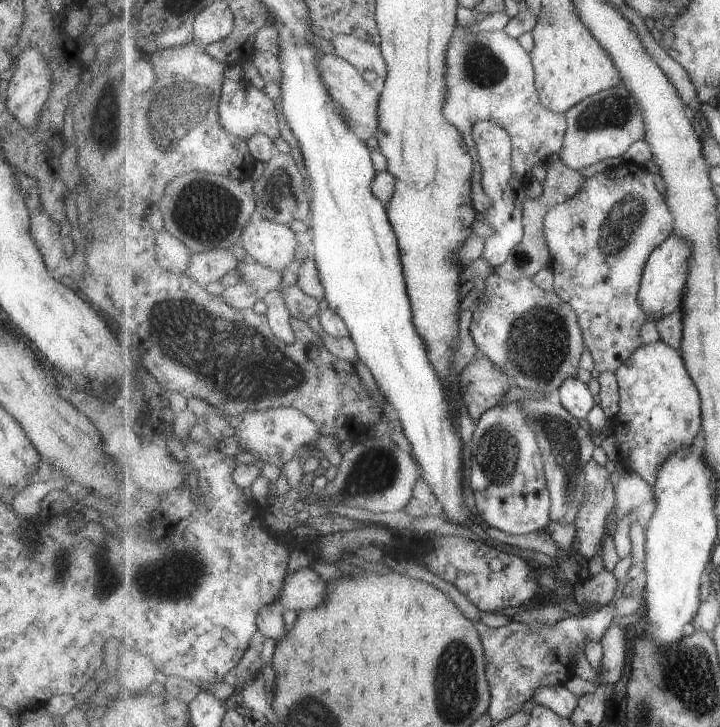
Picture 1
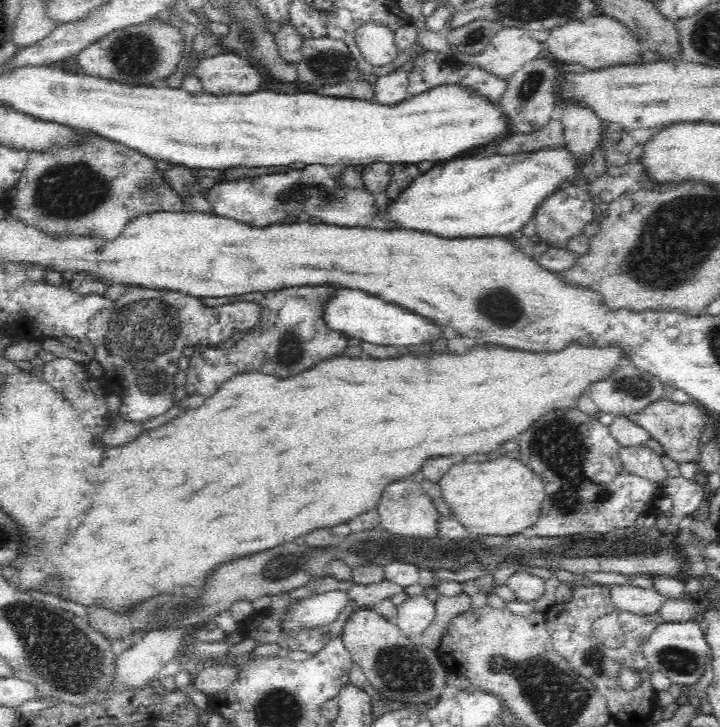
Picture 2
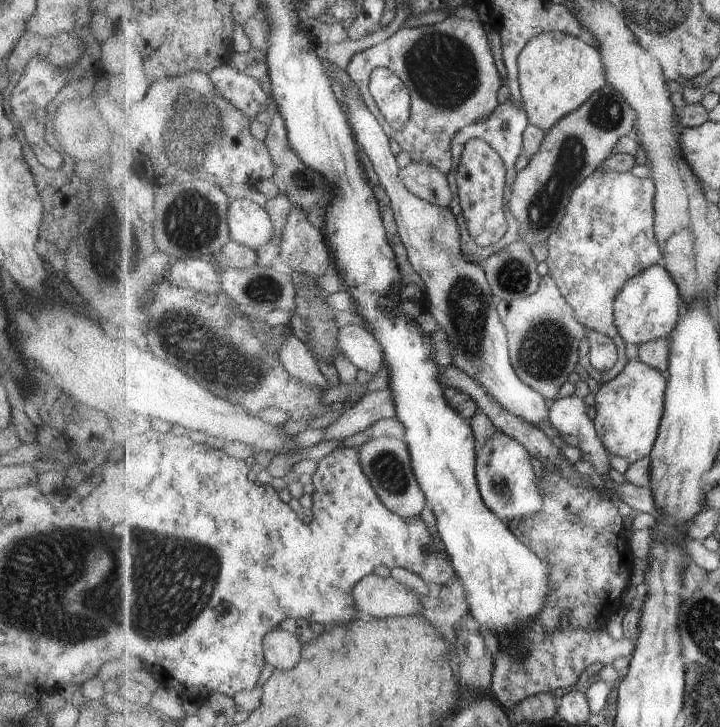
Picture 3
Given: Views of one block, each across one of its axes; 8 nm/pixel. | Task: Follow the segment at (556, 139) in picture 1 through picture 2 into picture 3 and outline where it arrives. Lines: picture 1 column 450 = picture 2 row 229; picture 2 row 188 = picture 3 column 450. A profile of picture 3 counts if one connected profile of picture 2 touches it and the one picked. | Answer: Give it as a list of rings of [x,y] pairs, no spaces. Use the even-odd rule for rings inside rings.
[[[450,15],[440,23],[421,25],[414,28],[399,28],[396,33],[382,43],[359,51],[351,58],[349,66],[345,68],[347,74],[350,74],[357,83],[357,87],[363,93],[366,103],[379,119],[387,136],[393,138],[401,146],[401,149],[411,156],[412,161],[429,163],[447,176],[455,168],[451,147],[453,137],[466,126],[477,123],[479,118],[486,117],[486,121],[500,106],[499,102],[497,102],[497,92],[499,92],[503,82],[501,82],[501,74],[497,70],[499,54],[497,53],[495,39],[489,37],[483,25],[484,22],[481,21],[462,19],[458,16]],[[379,67],[387,67],[395,74],[398,74],[410,90],[412,115],[411,120],[402,131],[396,131],[388,123],[369,88],[371,74]]]

